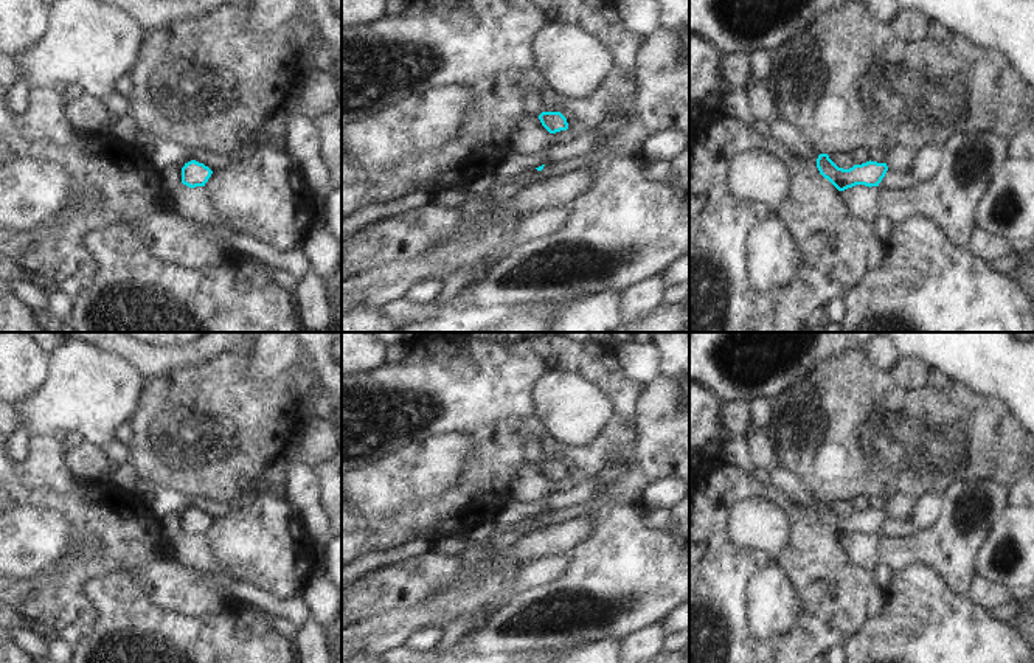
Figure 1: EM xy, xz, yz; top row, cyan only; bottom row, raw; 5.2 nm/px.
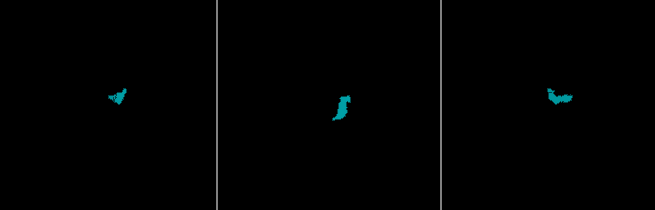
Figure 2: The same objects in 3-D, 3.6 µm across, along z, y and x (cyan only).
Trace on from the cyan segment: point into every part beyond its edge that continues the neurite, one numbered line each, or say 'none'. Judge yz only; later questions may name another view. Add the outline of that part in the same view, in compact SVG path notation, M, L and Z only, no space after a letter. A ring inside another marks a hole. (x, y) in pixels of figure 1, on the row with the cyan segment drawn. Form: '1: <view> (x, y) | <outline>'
none

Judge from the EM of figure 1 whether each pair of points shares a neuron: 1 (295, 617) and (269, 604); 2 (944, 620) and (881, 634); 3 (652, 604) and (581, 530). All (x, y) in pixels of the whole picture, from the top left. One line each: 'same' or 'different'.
1: same
2: same
3: different

